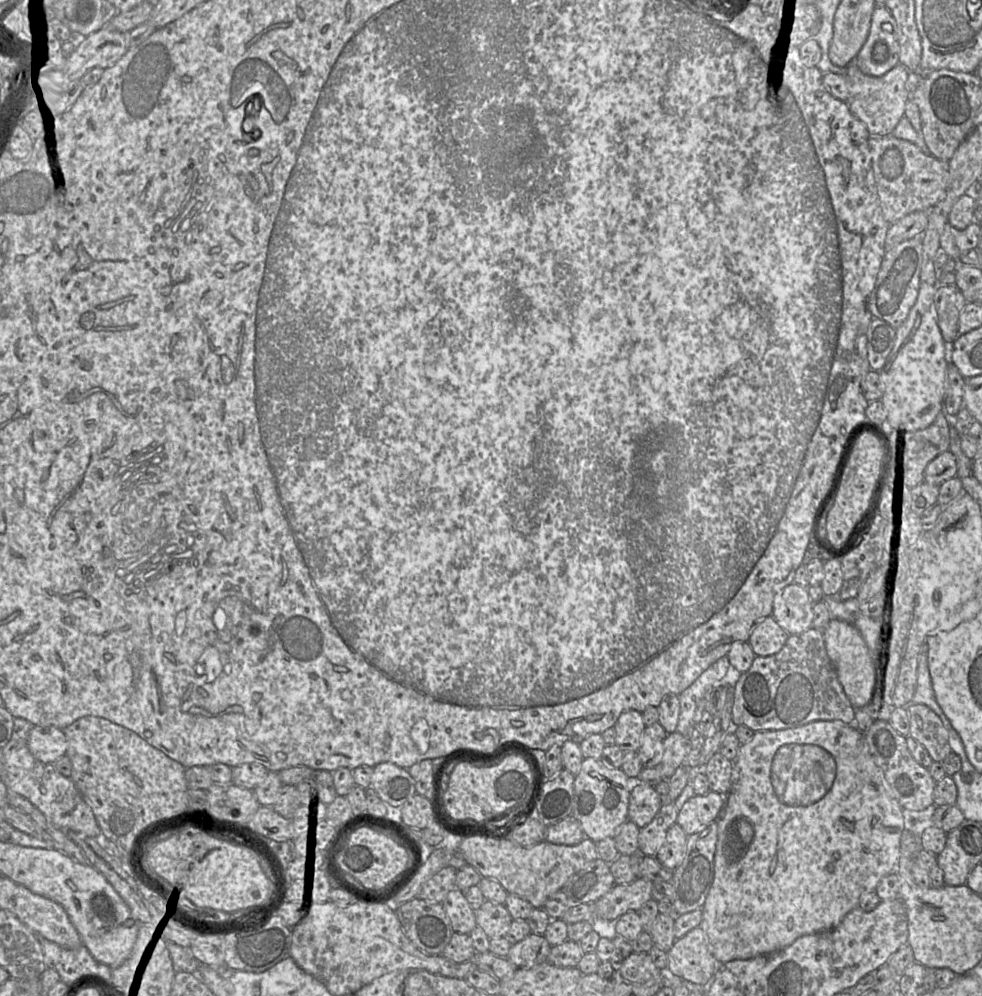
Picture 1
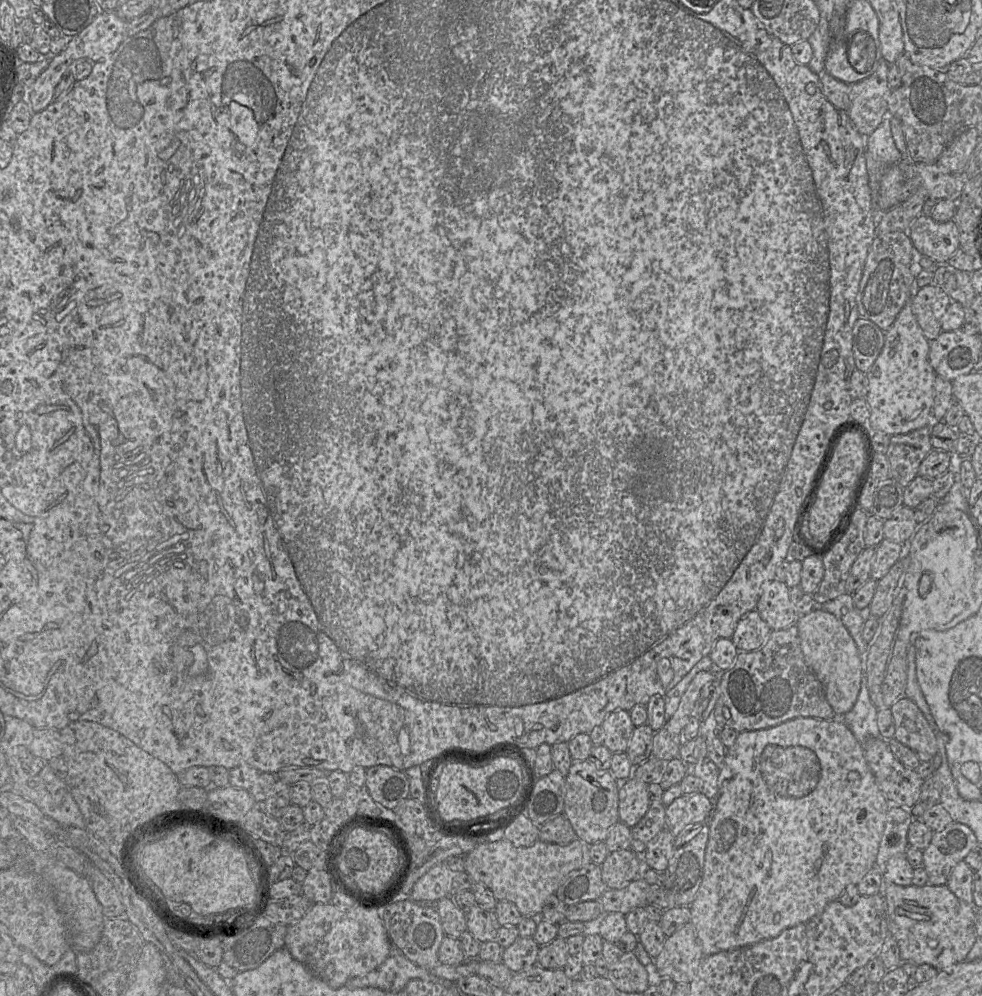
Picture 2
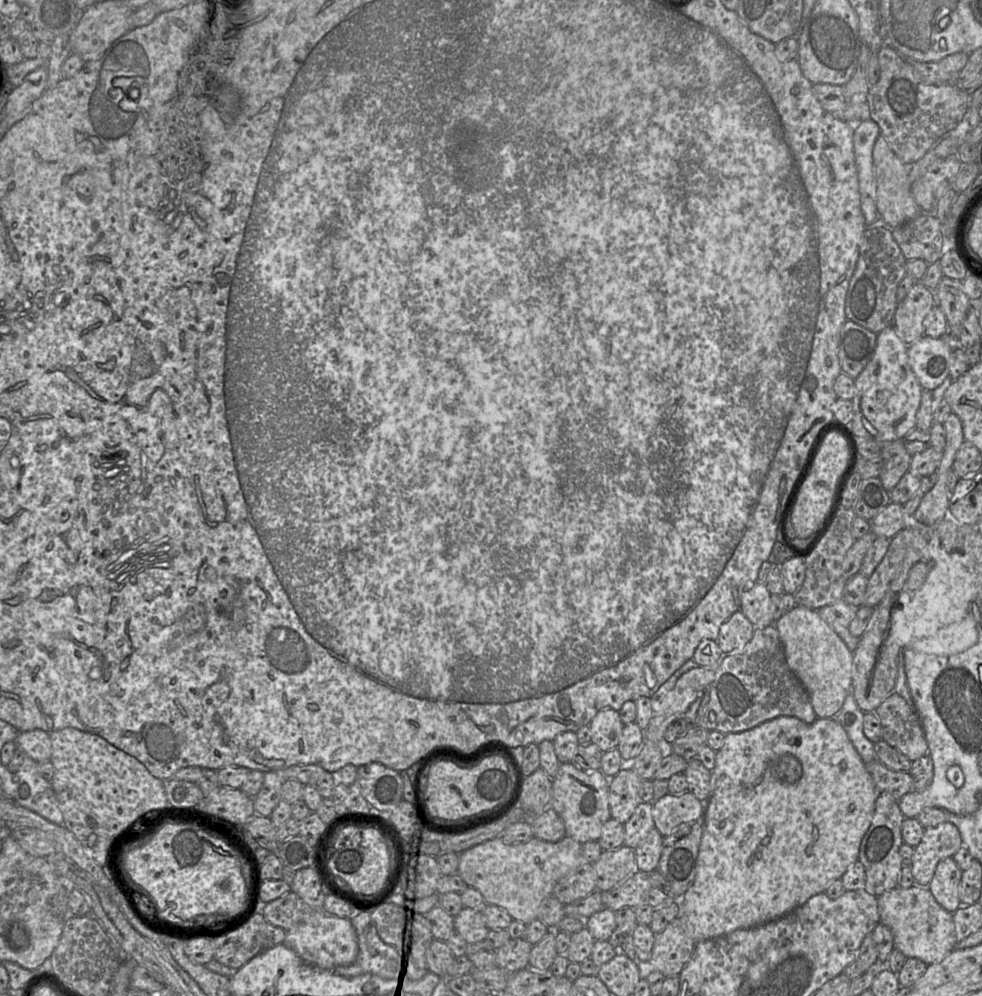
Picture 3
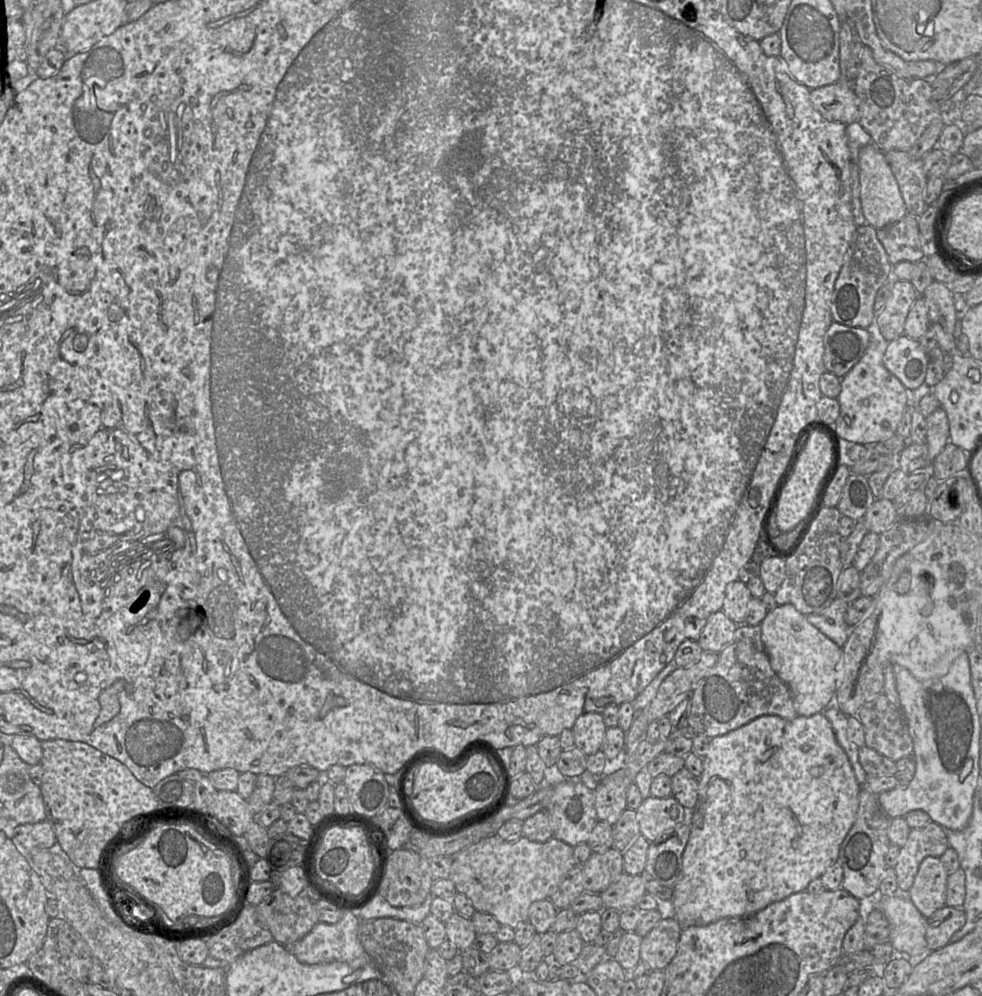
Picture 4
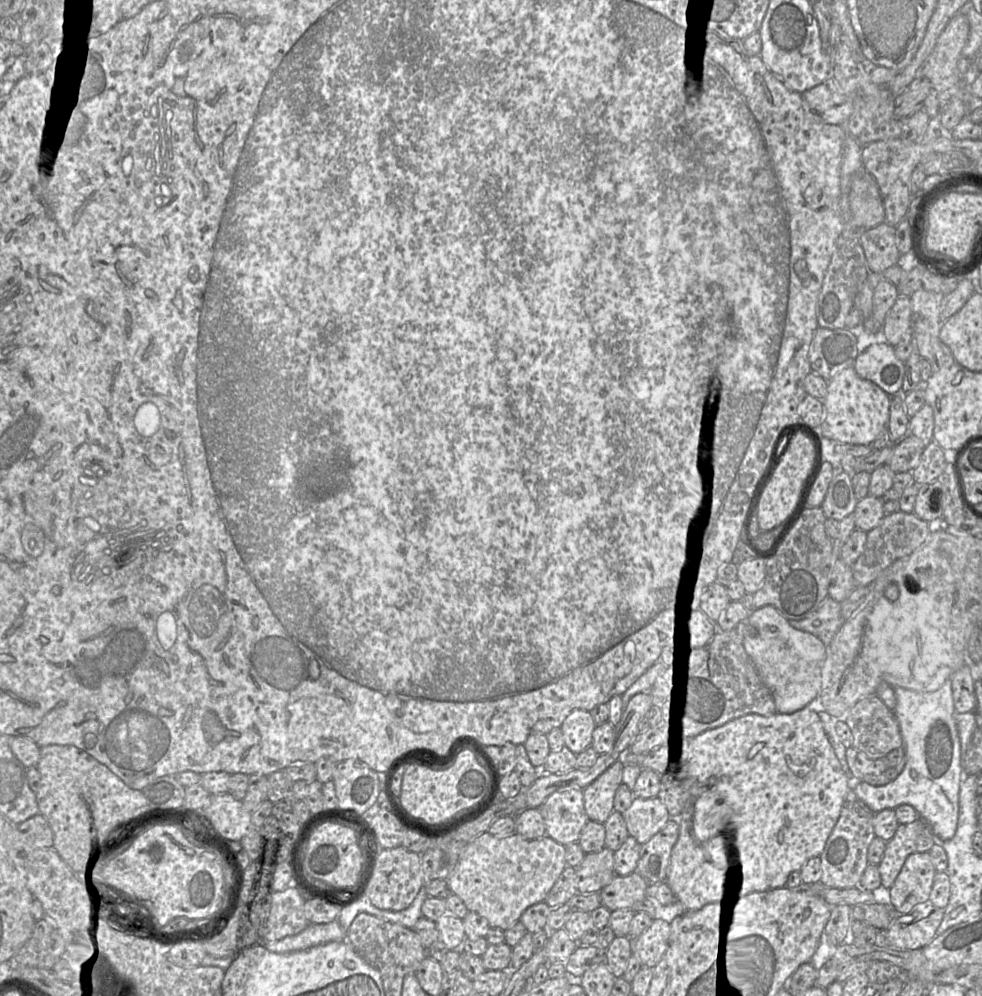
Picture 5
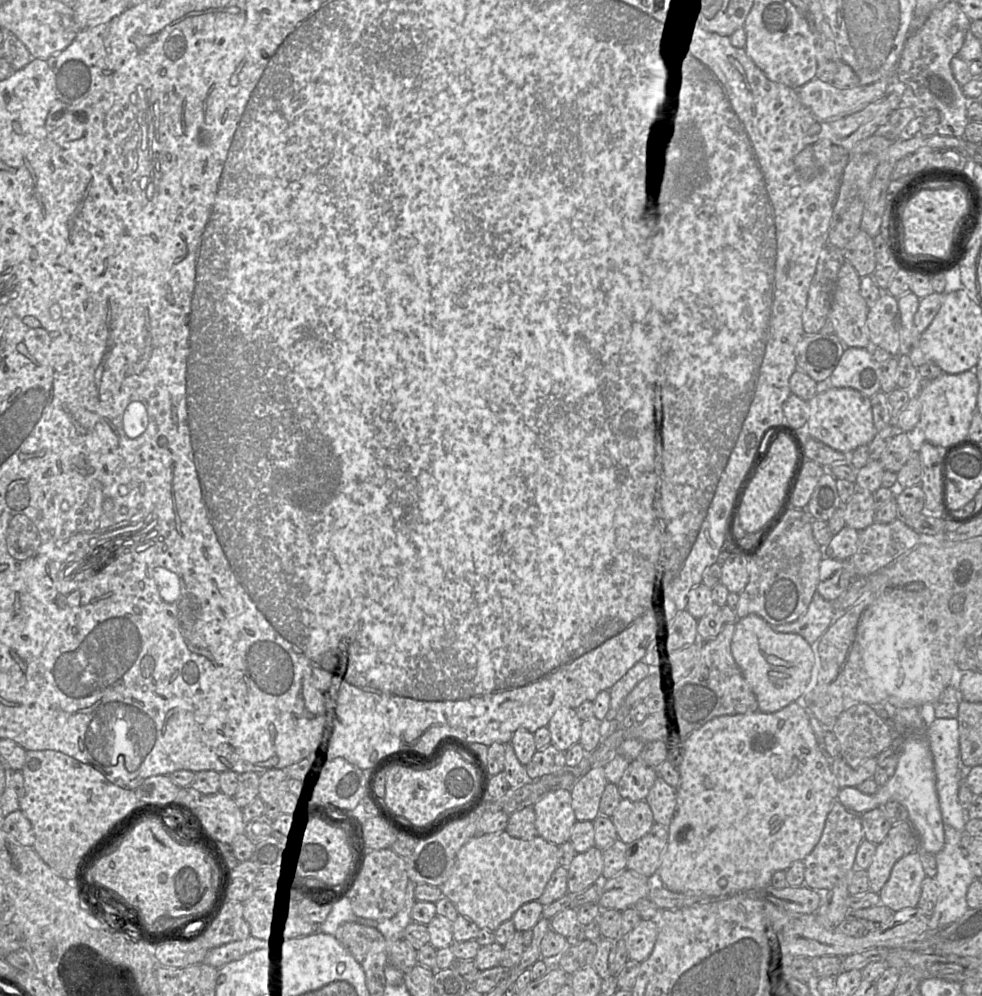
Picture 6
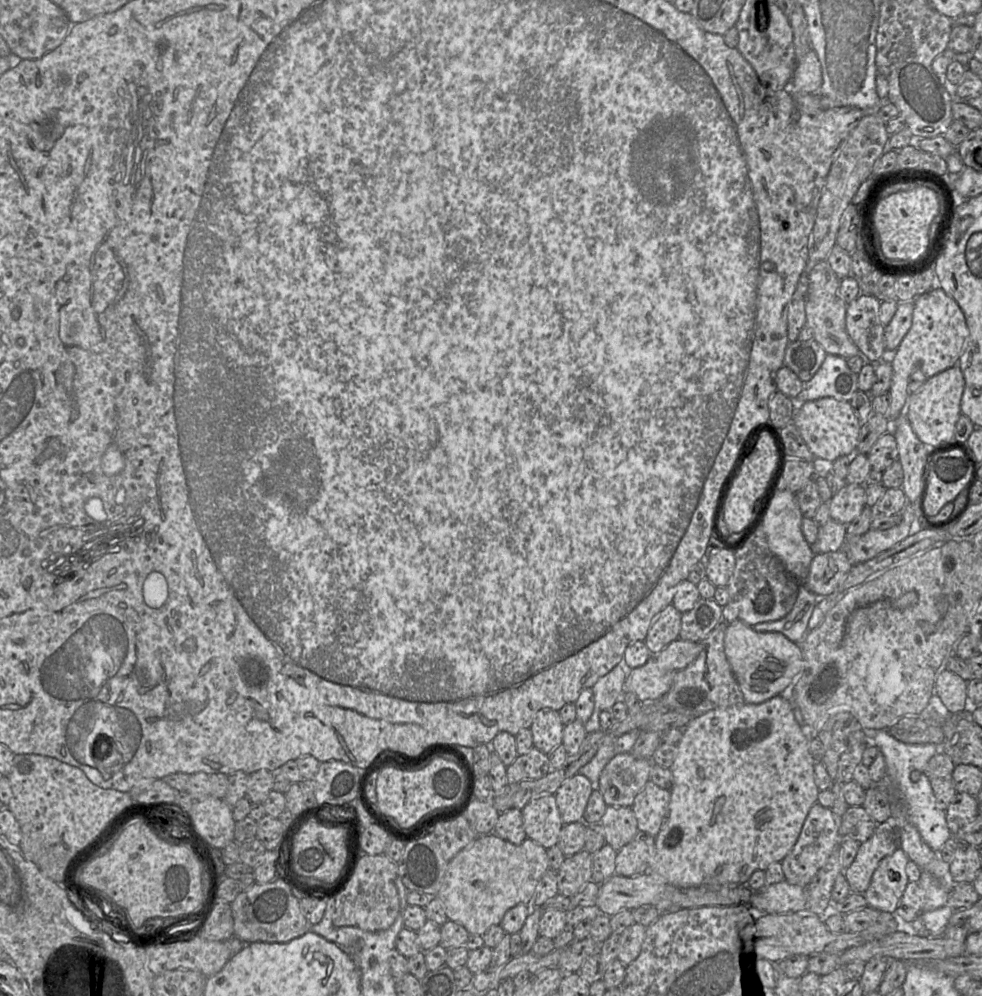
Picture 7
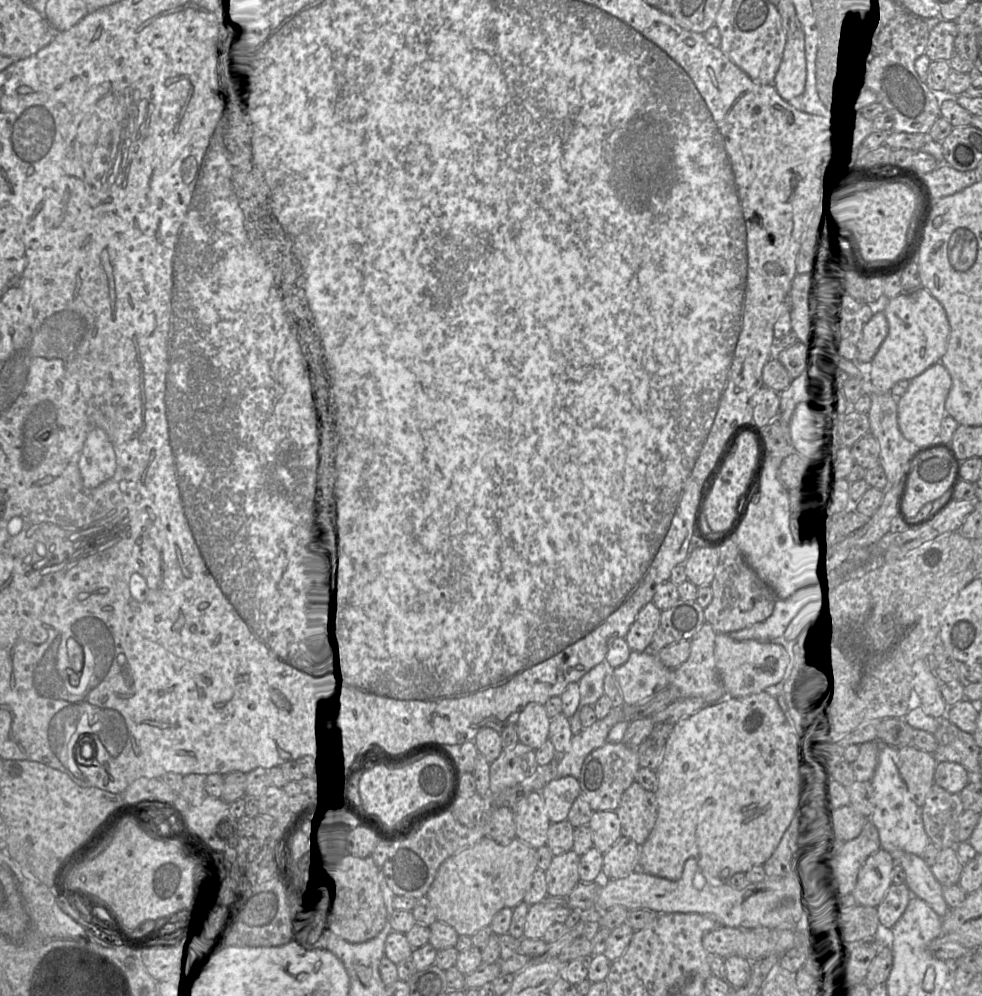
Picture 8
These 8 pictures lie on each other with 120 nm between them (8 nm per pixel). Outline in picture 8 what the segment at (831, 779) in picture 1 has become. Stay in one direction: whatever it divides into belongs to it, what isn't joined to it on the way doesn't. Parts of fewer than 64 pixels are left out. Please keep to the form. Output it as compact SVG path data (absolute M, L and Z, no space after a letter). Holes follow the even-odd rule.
M768 691L743 698L726 696L721 701L706 705L695 714L675 724L670 737L666 740L663 761L656 770L658 787L655 794L658 815L652 832L641 845L639 870L660 878L678 880L682 876L685 862L690 858L694 858L709 875L720 879L728 879L736 873L745 873L754 866L763 866L776 850L784 833L795 819L797 811L804 803L804 785L802 783L802 763L799 747L800 743L778 701Z

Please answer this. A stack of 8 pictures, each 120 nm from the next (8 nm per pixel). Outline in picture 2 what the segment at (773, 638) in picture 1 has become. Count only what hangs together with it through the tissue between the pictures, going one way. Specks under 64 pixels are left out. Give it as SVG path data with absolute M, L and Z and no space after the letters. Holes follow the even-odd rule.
M754 610L739 620L731 640L739 652L755 651L766 644L772 631Z

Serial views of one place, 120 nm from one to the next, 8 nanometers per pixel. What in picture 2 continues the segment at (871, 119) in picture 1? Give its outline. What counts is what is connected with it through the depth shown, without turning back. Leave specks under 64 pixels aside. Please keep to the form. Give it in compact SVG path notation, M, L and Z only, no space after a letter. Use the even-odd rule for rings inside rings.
M883 60L868 78L851 85L847 112L852 124L863 136L873 133L888 116L891 88L888 84L890 63Z

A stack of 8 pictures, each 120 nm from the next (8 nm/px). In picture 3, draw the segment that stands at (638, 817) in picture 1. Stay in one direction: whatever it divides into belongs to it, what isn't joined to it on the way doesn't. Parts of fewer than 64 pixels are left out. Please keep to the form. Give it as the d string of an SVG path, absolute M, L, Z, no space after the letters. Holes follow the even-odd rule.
M629 764L609 780L611 818L625 824L640 804L639 787L642 780Z

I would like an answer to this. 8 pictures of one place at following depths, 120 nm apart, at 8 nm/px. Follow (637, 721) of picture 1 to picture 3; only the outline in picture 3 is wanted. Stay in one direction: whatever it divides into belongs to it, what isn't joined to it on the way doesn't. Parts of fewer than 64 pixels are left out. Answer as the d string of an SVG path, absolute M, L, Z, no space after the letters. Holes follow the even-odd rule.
M613 709L599 711L589 724L592 743L603 752L617 749L624 724L619 712Z

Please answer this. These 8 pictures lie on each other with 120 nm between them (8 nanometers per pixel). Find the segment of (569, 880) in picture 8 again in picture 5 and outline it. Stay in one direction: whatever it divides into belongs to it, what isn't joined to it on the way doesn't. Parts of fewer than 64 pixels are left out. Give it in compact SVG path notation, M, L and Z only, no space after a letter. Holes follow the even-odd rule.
M604 847L602 850L587 853L582 862L575 867L577 893L599 893L614 878L614 851Z

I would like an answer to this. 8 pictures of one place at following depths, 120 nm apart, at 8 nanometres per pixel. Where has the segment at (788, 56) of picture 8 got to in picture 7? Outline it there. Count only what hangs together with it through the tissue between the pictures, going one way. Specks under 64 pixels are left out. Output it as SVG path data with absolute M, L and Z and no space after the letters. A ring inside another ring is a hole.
M810 45L810 50L798 59L792 80L784 89L792 94L819 93L822 81L821 64Z

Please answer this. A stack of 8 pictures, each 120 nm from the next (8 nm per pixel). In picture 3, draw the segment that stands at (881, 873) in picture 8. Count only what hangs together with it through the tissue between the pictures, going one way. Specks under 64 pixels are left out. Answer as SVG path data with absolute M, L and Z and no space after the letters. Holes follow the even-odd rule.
M952 857L945 858L938 863L934 876L927 886L936 901L951 913L962 906L959 900L962 873Z

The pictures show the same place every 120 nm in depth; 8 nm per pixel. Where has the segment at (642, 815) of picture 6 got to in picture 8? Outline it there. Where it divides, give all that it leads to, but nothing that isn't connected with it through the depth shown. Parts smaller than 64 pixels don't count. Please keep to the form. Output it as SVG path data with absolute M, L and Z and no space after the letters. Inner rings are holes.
M615 811L594 812L588 826L592 832L594 848L603 854L622 836L621 823Z

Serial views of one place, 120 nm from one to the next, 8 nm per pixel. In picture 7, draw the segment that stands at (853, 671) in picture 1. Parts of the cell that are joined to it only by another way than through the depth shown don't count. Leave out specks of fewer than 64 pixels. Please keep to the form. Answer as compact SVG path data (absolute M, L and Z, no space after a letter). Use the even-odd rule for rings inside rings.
M742 621L728 624L724 650L734 676L748 704L761 704L779 696L803 667L801 646L781 633L758 632Z

